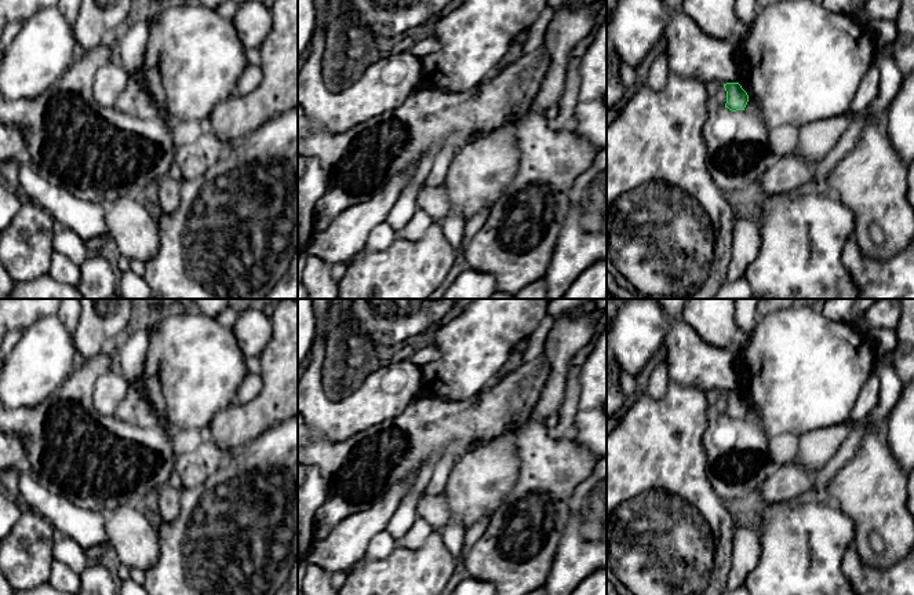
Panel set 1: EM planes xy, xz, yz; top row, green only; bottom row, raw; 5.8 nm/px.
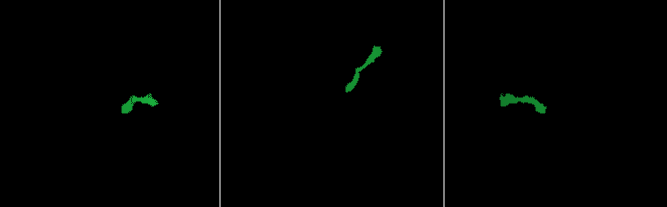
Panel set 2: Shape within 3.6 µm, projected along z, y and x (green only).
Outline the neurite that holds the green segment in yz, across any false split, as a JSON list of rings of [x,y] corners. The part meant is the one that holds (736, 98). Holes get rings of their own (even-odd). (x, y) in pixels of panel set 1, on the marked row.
[[[727,83],[724,84],[724,88],[727,91],[725,107],[732,112],[746,110],[755,117],[761,117],[761,109],[758,103],[749,98],[747,92],[739,83]]]

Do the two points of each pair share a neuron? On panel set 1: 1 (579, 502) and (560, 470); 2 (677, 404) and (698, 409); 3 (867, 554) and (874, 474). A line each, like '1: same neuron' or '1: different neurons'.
1: different neurons
2: same neuron
3: same neuron

